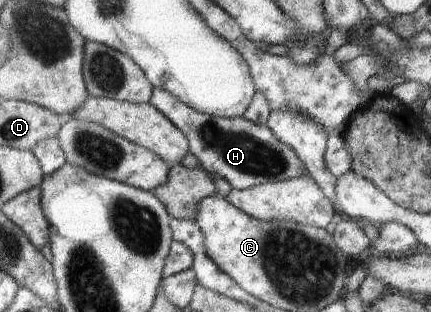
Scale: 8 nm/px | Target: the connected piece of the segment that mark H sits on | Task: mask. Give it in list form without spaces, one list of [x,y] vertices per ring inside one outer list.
[[[155,88],[151,104],[186,134],[191,143],[191,154],[199,157],[199,161],[211,173],[225,177],[235,189],[245,190],[267,182],[291,180],[308,175],[299,153],[293,147],[279,141],[279,137],[275,137],[269,125],[251,123],[244,116],[223,118],[199,113],[165,89]]]

